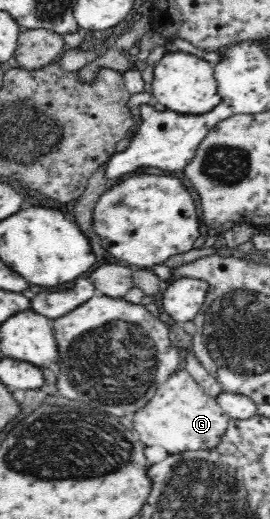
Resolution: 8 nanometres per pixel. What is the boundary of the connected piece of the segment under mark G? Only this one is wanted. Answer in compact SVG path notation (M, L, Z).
M185 369L178 370L156 391L156 395L134 415L134 429L140 441L148 447L160 445L169 454L183 451L200 451L217 448L231 419L217 403L206 394Z

